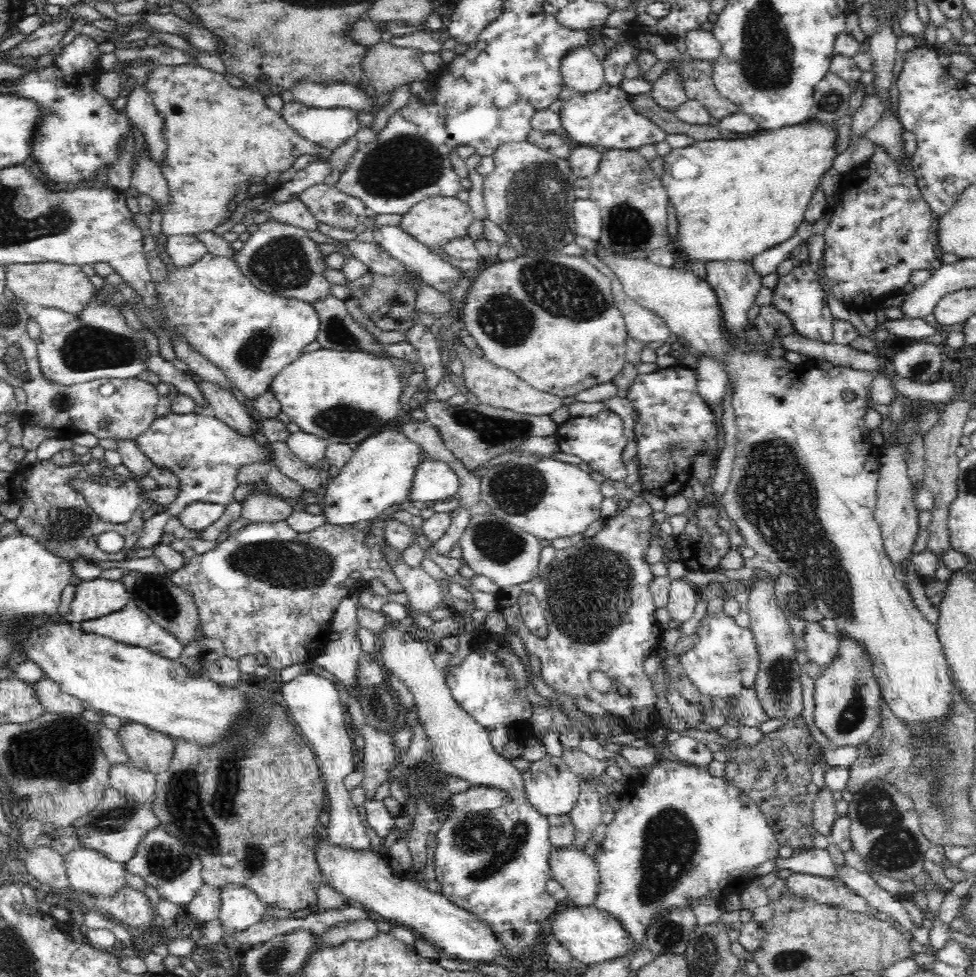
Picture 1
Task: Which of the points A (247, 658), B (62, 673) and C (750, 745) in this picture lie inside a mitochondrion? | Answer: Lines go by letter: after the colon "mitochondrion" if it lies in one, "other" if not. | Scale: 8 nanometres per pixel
A: other
B: other
C: other

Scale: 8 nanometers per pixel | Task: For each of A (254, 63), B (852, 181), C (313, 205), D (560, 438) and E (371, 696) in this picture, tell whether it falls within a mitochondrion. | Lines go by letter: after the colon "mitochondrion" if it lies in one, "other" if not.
A: other
B: other
C: other
D: other
E: mitochondrion

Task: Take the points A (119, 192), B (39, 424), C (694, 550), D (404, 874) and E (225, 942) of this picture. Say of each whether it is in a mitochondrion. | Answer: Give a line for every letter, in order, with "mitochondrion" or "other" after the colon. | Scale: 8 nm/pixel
A: other
B: other
C: other
D: other
E: other

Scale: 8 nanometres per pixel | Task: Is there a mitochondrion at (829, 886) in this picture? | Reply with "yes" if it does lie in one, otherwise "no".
no

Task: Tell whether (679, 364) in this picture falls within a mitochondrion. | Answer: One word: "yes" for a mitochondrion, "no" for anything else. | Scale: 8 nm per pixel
no

